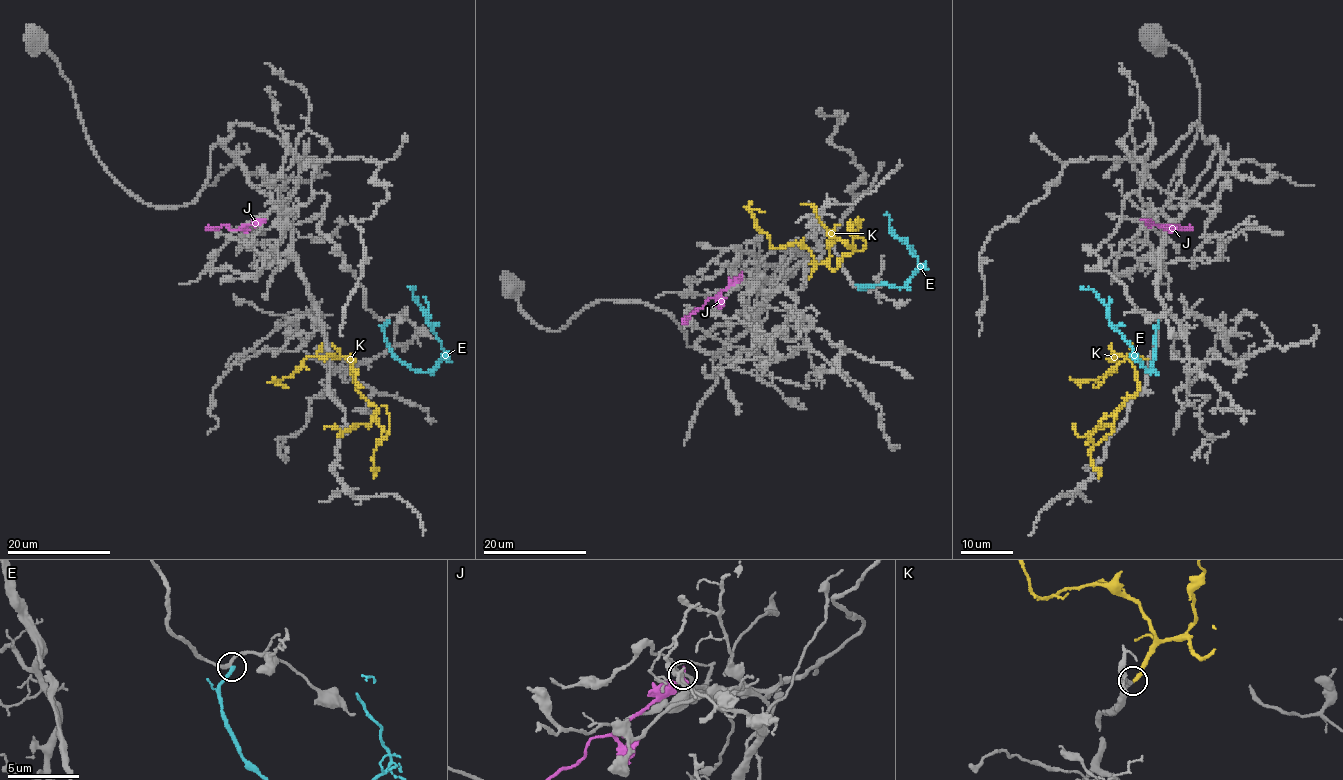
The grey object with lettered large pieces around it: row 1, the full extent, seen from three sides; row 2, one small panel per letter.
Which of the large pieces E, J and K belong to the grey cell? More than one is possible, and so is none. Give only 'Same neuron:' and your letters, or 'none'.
Same neuron: K

